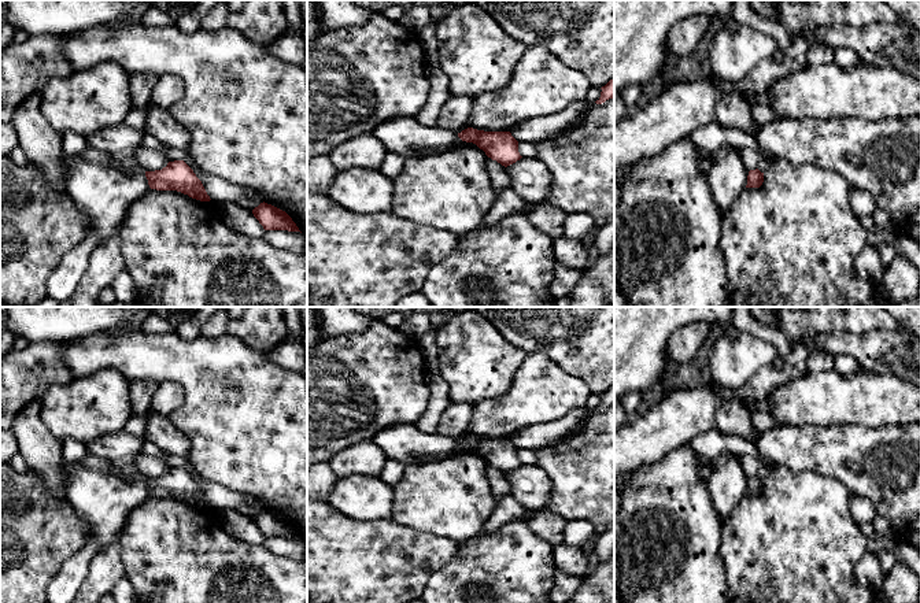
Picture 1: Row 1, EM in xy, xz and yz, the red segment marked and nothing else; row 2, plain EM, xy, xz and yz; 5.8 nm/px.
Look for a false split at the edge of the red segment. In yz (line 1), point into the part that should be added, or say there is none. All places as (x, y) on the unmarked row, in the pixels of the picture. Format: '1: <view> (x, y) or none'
1: none

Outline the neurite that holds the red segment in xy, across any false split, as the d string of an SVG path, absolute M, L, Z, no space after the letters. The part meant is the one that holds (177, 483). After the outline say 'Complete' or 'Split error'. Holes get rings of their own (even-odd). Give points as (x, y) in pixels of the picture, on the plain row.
M88 455L78 463L64 459L64 491L73 508L89 525L86 543L93 540L97 552L111 545L123 532L130 511L149 495L177 497L200 508L210 508L202 488L184 467L169 469L155 478L126 481L111 471L112 462Z. Split error

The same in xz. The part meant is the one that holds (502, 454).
M468 434L458 440L458 444L462 448L476 451L488 465L505 474L522 465L518 459L518 448L510 439L484 439Z. Complete

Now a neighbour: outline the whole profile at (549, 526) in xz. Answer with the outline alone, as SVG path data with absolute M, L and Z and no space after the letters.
M533 513L531 518L526 519L529 529L550 543L554 548L562 544L562 532L566 524L561 515L554 513Z

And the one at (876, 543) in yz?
M875 533L867 539L867 551L877 556L882 551L893 548L894 543L894 540Z

